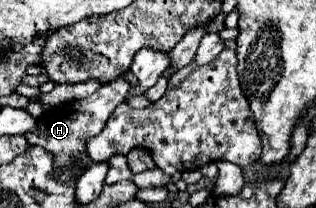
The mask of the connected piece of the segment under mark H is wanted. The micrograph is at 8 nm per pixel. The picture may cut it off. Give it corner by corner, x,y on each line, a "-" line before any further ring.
120,76
118,80
110,82
110,84
104,84
102,88
98,88
94,94
90,94
88,98
82,98
82,100
74,100
74,102
68,102
68,104
62,104
62,106
56,106
56,108
50,108
46,110
44,116
38,118
38,130
34,132
28,132
26,138
28,142
34,146
42,146
46,148
48,152
54,154
56,158
56,166
58,168
64,168
64,180
72,178
72,176
80,176
80,172
68,172
70,164
74,158
78,158
82,162
82,168
88,168
88,164
92,162
86,152
84,152
84,144
86,144
86,138
92,138
96,134
100,134
110,118
110,114
114,112
114,108
118,104
122,104
126,100
130,92
130,82

